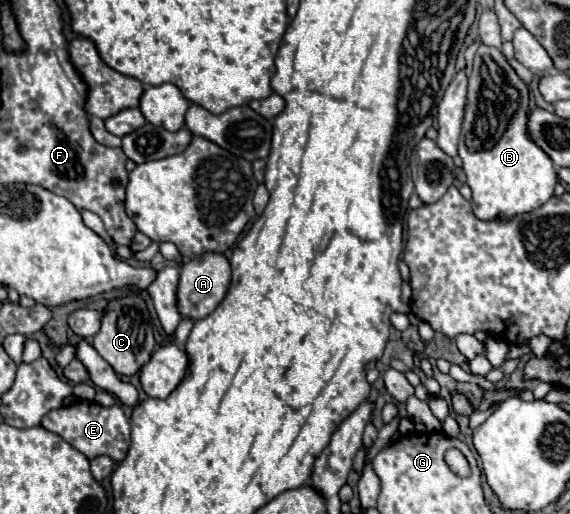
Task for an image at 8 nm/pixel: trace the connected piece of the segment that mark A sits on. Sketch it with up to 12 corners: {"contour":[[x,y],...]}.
{"contour":[[208,252],[182,266],[180,314],[206,318],[230,286],[230,262]]}

